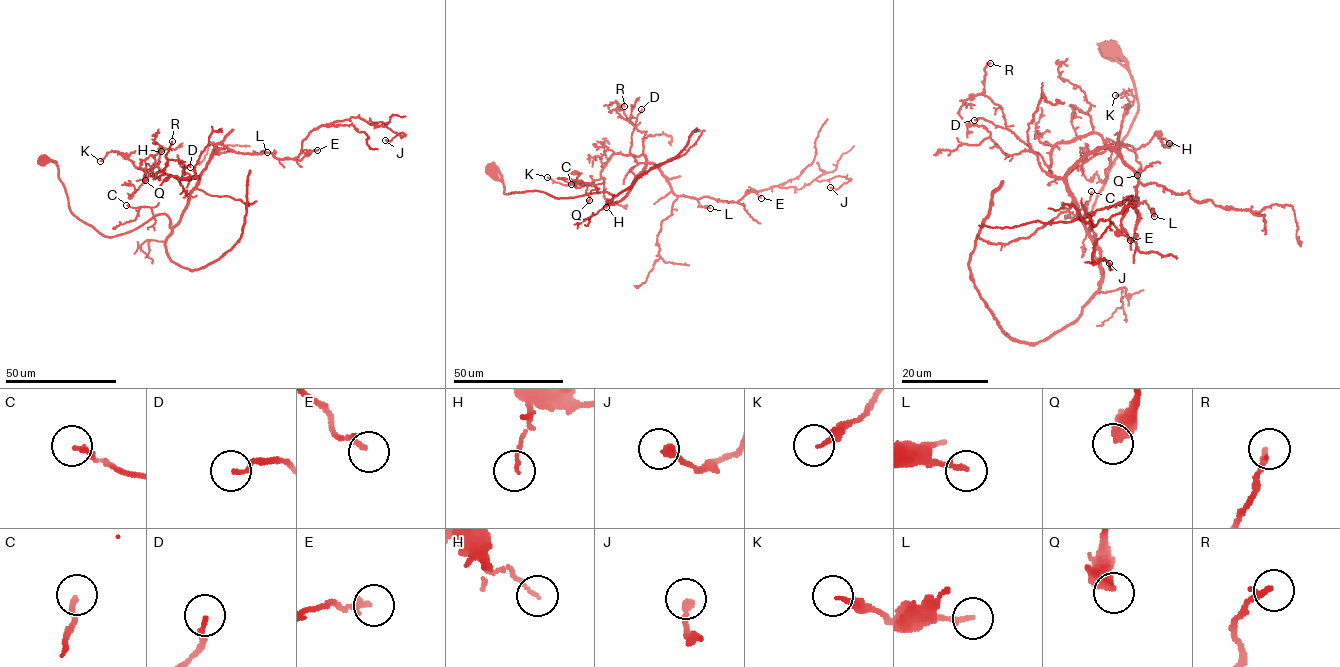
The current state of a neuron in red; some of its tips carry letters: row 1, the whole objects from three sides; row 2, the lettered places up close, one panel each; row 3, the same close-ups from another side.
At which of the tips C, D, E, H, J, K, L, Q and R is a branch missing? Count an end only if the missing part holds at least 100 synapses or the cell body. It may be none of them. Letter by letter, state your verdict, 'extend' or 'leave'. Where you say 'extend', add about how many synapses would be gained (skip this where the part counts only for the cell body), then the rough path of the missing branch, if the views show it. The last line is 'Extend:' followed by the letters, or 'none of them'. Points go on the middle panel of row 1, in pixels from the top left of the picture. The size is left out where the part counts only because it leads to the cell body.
C: leave
D: leave
E: leave
H: leave
J: leave
K: leave
L: leave
Q: leave
R: leave
Extend: none of them

